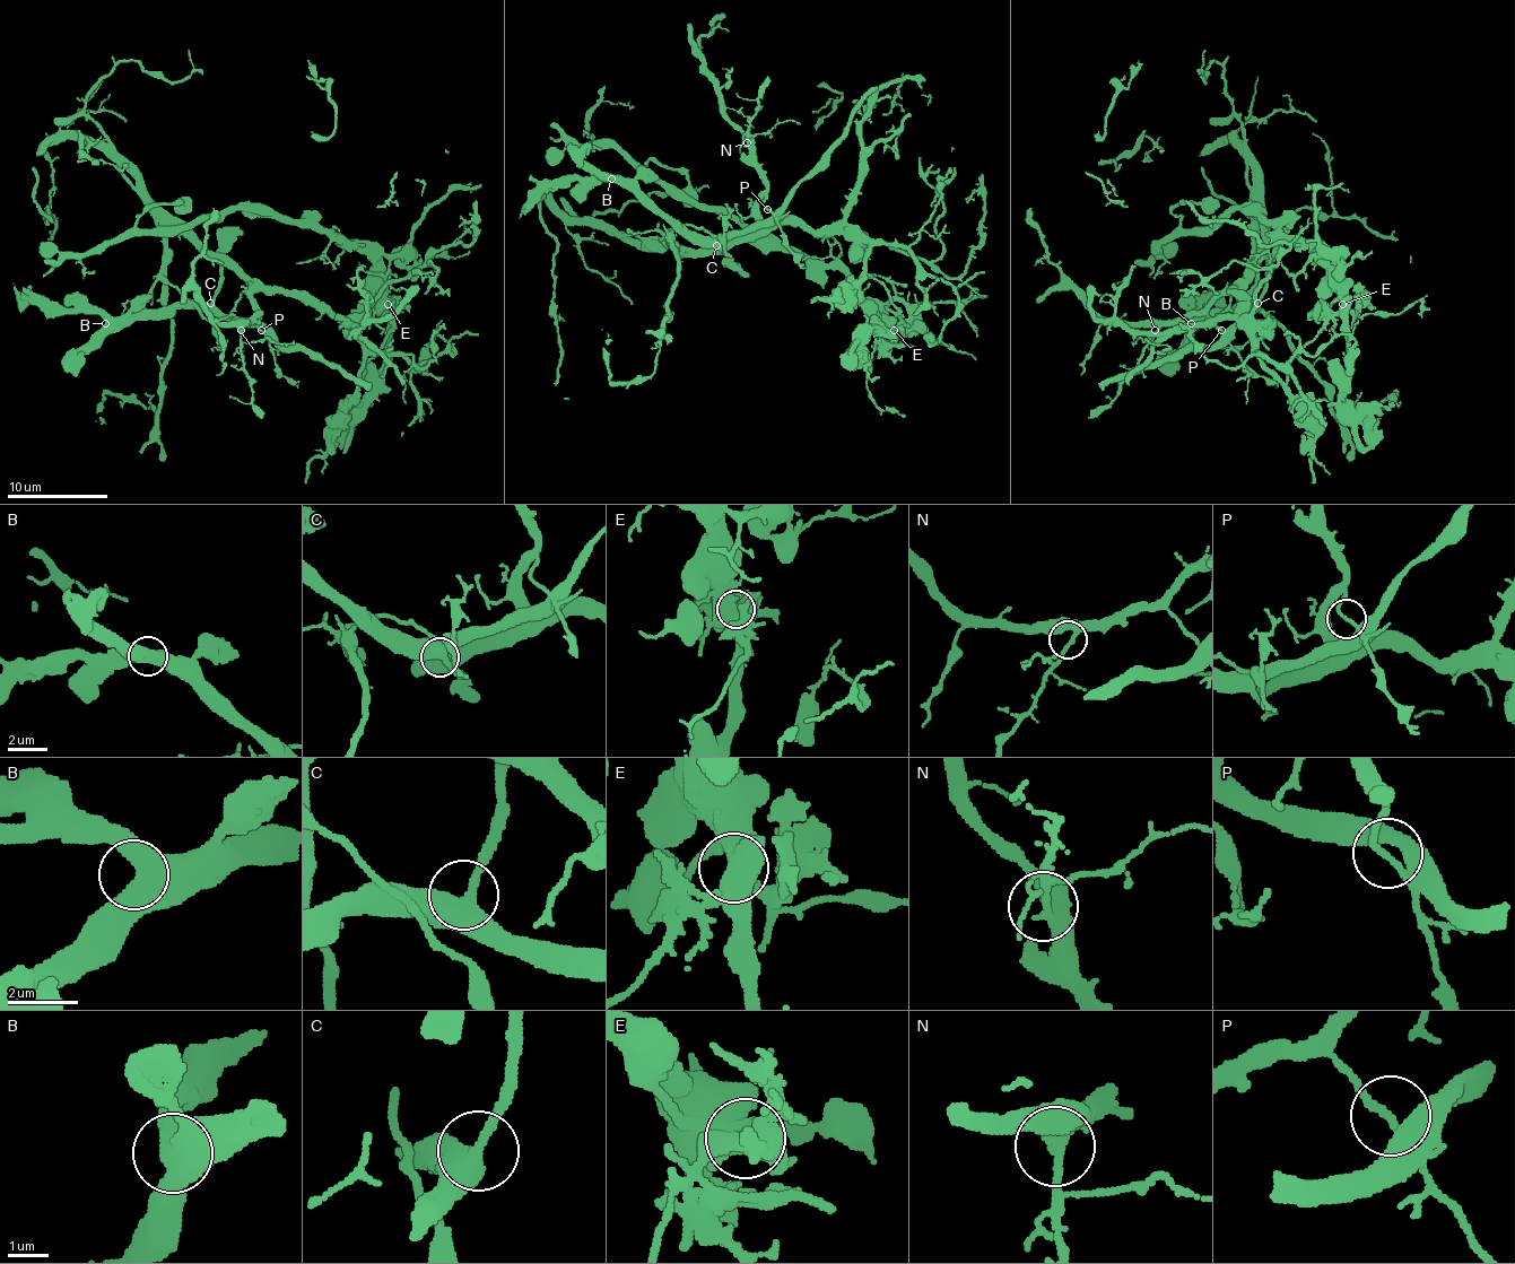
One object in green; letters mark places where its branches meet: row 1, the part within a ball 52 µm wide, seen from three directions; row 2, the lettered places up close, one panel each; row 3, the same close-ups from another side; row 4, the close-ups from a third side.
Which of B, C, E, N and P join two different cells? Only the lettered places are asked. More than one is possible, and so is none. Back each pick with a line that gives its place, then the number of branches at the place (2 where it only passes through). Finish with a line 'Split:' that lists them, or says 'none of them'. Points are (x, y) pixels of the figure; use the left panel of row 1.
E: Place: (388, 304). Branches: 4
P: Place: (261, 330). Branches: 2
Split: E, P

